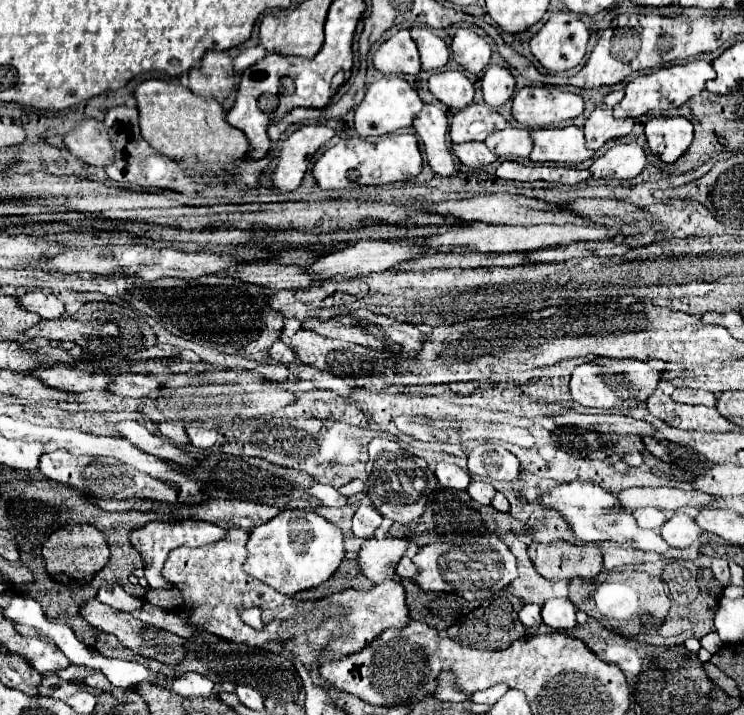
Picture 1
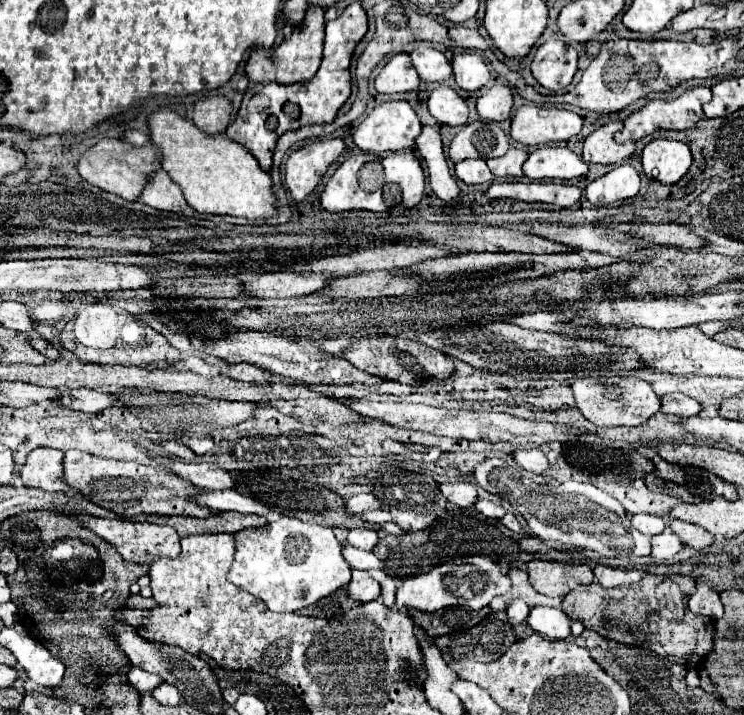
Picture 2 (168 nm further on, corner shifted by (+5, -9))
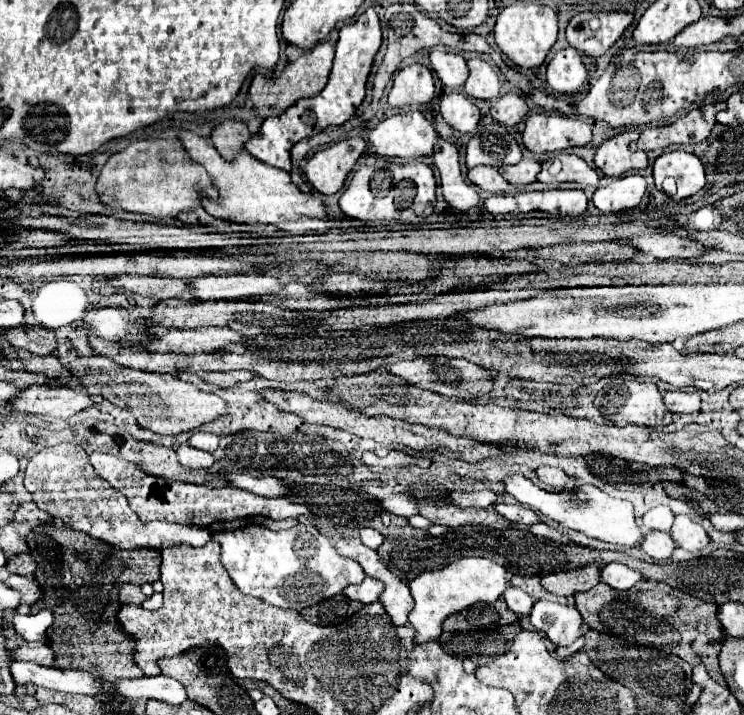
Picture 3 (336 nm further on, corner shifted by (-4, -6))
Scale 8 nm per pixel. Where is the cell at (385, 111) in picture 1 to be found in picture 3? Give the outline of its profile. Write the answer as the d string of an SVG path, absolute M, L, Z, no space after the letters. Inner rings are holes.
M417 109L387 117L369 133L369 143L377 155L407 159L431 155L437 139L433 125Z

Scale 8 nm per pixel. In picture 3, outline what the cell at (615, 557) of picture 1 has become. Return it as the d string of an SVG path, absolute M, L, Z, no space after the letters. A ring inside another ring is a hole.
M609 563L601 569L601 581L619 591L631 589L637 581L641 581L641 577L643 575L639 571L627 567L627 565L621 565L621 563Z

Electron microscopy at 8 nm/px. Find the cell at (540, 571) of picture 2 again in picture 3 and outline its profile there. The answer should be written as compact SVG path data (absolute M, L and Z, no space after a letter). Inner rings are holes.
M581 567L581 569L571 569L571 571L561 571L561 573L549 573L541 577L541 585L553 593L553 595L575 595L579 591L589 591L601 581L599 569L597 567Z

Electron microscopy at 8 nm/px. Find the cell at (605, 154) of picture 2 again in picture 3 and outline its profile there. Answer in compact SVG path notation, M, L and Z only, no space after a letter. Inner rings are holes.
M637 129L623 131L607 141L603 141L595 151L595 165L605 175L623 175L629 171L647 167L645 151L631 151L629 143L639 137Z

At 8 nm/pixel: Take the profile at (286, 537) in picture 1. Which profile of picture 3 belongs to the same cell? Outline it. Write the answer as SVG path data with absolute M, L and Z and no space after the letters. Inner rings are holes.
M247 525L235 531L213 533L213 539L223 547L221 561L233 583L245 595L263 599L281 609L301 611L365 579L361 565L339 555L333 543L315 527L295 525L287 531L271 531L261 525Z

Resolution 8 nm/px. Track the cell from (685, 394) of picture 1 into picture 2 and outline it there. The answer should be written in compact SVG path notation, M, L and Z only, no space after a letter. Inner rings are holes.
M674 392L674 394L668 394L668 396L662 396L662 408L660 408L664 414L674 414L674 416L682 416L682 418L688 418L688 416L696 416L702 408L696 400L692 400L690 396L686 394L680 394L680 392Z

